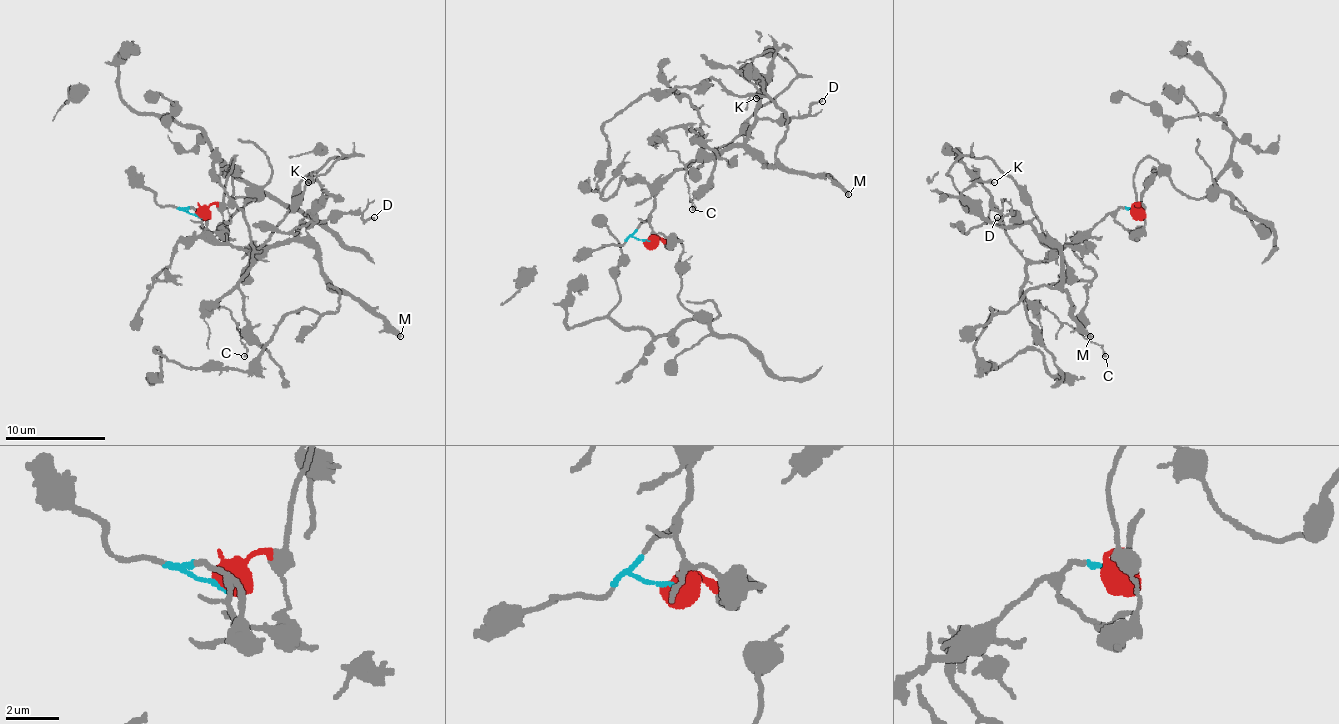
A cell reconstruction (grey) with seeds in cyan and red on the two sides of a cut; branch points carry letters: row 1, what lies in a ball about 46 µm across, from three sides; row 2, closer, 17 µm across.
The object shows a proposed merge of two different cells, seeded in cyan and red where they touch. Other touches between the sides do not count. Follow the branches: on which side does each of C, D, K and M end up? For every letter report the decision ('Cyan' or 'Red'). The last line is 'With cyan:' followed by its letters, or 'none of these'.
C: Cyan
D: Cyan
K: Cyan
M: Cyan
With cyan: C, D, K, M

